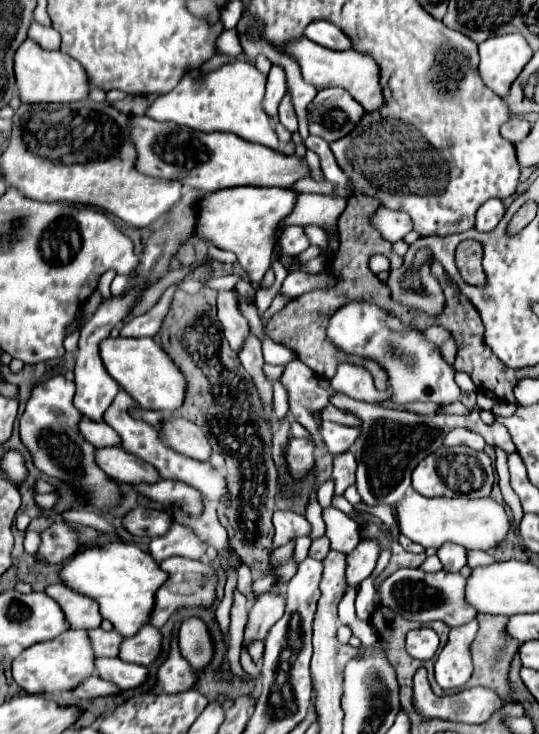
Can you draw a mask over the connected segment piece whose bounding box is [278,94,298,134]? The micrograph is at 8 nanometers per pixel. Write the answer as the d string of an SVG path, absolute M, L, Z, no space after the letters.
M286 94L284 100L280 102L278 122L280 122L290 134L294 134L294 132L298 130L298 122L296 122L296 116L294 116L294 108L290 108L290 98L288 98L288 94Z

